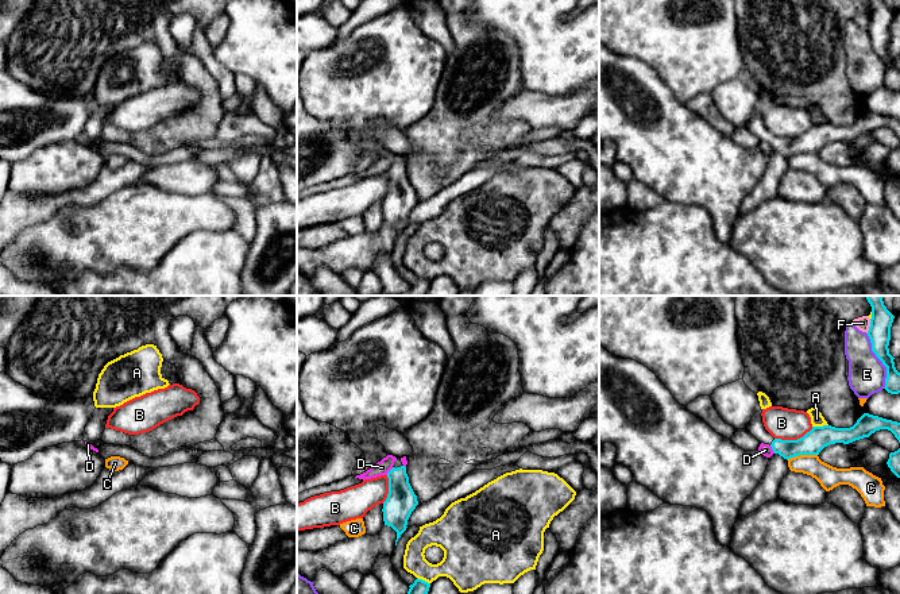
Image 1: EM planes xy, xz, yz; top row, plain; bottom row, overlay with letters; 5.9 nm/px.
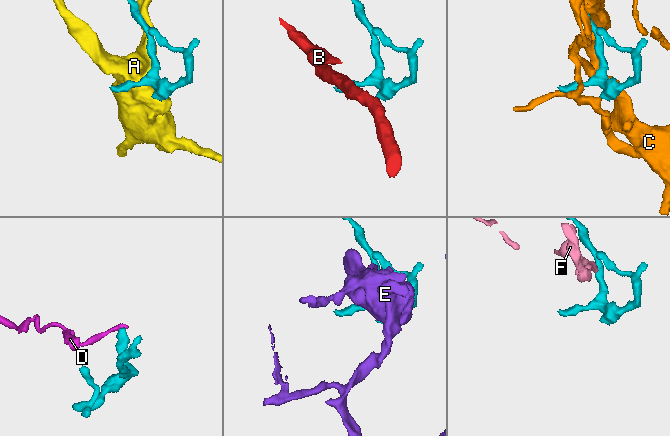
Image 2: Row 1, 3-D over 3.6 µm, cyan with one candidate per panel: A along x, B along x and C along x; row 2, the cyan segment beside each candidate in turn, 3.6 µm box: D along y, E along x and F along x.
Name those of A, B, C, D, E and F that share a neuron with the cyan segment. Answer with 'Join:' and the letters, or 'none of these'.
Join: none of these

